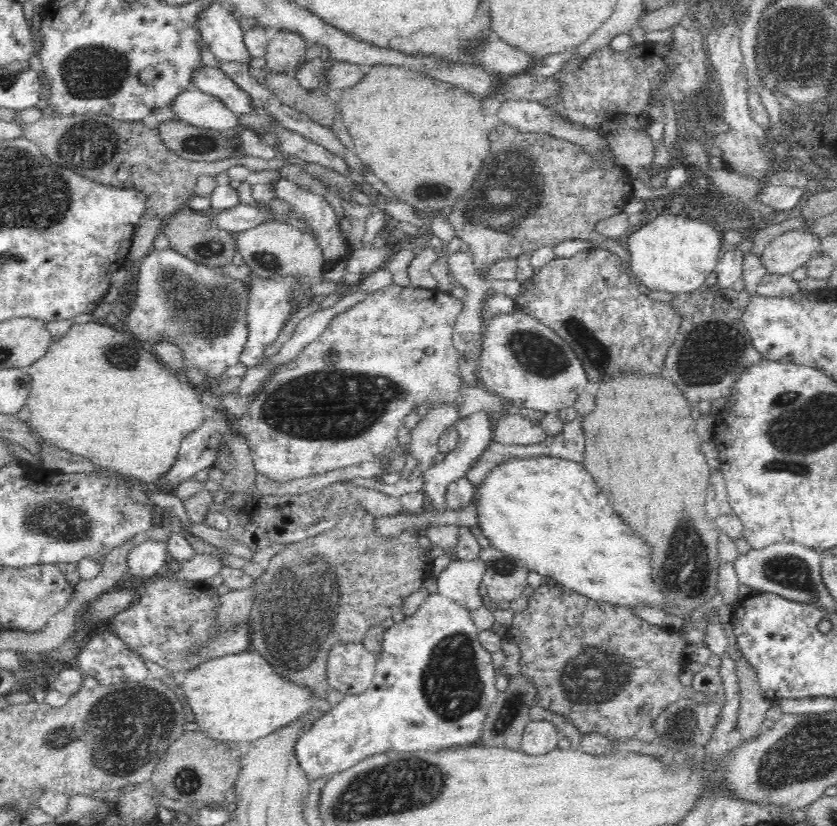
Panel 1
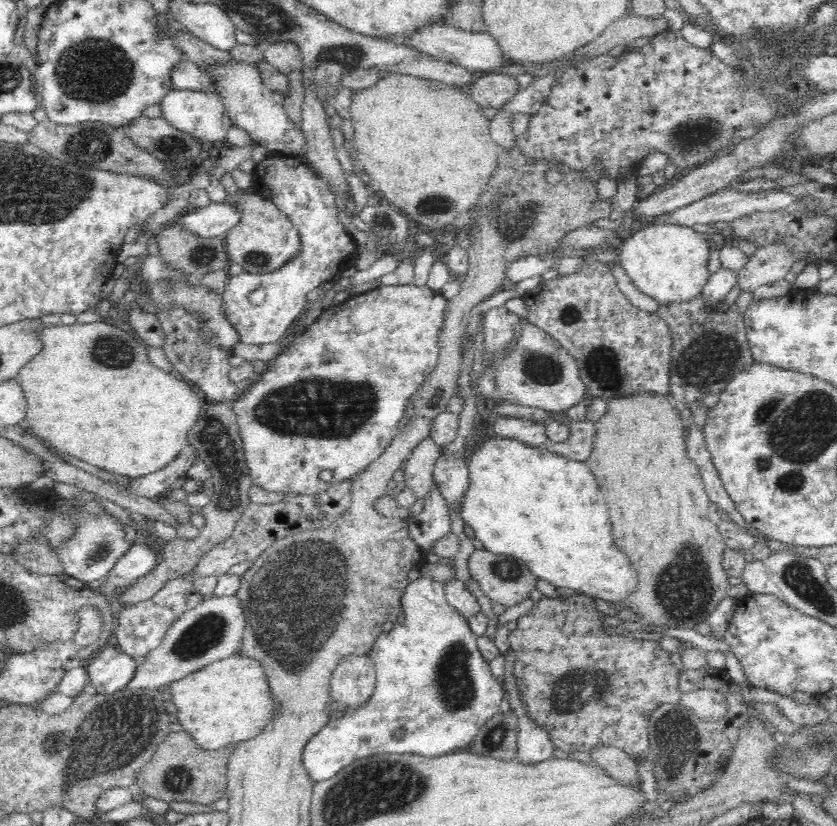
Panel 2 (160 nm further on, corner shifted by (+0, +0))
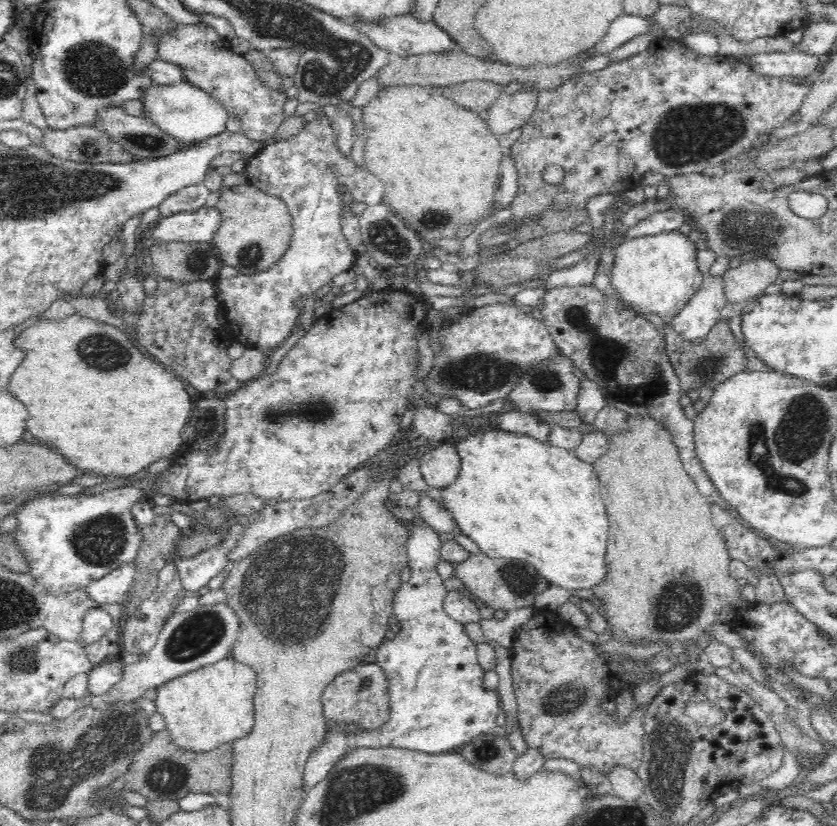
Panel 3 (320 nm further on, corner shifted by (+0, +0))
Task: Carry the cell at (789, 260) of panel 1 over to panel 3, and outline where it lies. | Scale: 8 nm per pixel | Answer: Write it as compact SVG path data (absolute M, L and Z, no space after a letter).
M758 256L751 261L744 260L735 268L724 273L724 291L728 302L742 305L758 297L768 286L778 280L780 267L775 260Z

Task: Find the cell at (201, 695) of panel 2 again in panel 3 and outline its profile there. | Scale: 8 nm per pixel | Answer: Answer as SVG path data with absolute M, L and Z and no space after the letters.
M231 657L184 674L156 693L156 712L164 717L174 743L194 752L205 753L226 742L246 738L255 724L254 698L258 676L253 667Z

